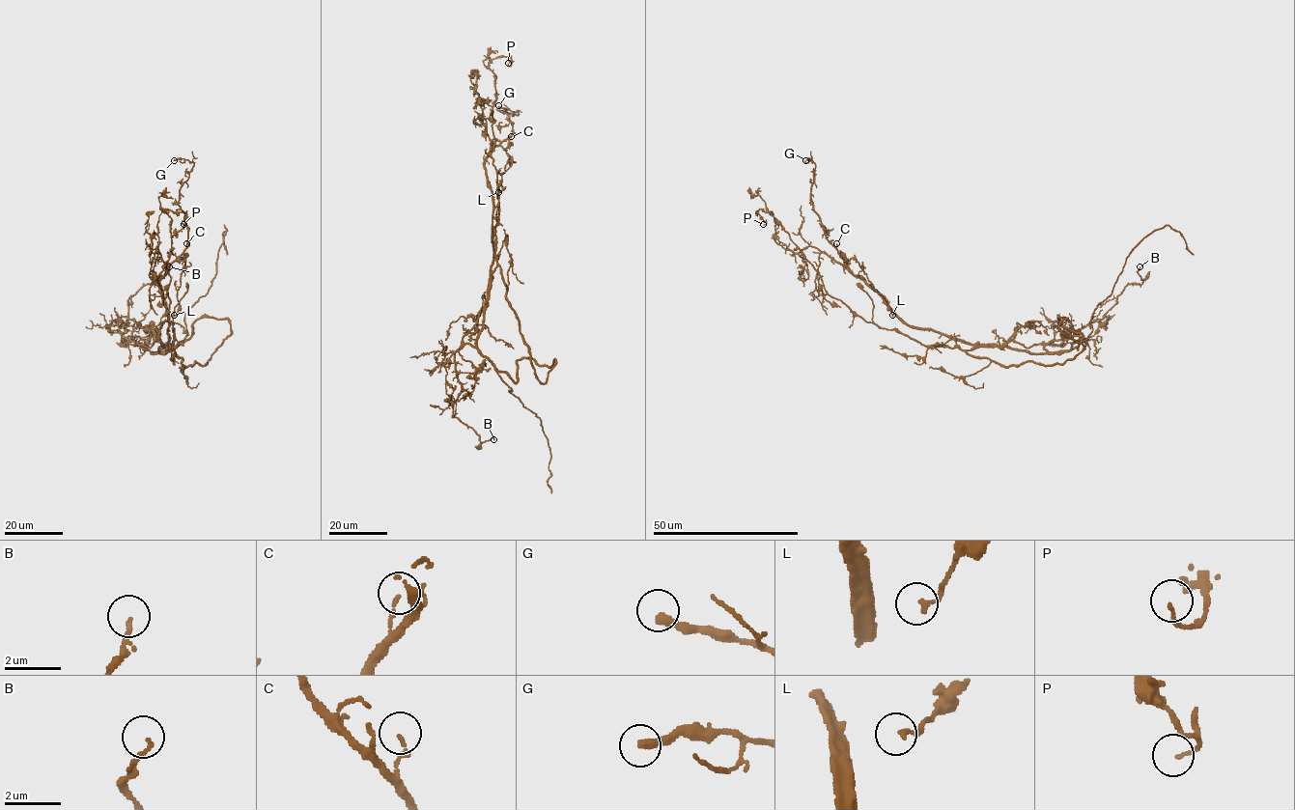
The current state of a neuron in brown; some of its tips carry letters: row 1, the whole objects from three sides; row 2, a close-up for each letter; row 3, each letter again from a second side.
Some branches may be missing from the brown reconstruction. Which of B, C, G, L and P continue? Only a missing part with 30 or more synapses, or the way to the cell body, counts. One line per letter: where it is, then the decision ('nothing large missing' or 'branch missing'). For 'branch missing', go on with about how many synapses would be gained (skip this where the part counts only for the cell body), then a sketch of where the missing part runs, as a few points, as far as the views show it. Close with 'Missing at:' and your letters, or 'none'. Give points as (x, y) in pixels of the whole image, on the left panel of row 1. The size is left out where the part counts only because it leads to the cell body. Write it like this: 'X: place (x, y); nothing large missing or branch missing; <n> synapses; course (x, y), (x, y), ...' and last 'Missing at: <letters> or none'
B: place (169, 266); nothing large missing
C: place (186, 243); nothing large missing
G: place (174, 160); nothing large missing
L: place (174, 315); nothing large missing
P: place (183, 224); nothing large missing
Missing at: none

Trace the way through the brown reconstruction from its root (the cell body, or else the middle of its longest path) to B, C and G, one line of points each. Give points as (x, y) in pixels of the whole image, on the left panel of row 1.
B: (165, 347), (130, 340), (137, 323), (128, 318), (128, 299), (169, 266)
C: (165, 347), (169, 341), (168, 311), (159, 279), (186, 243)
G: (165, 347), (168, 311), (159, 279), (188, 245), (178, 201), (193, 165), (174, 160)

